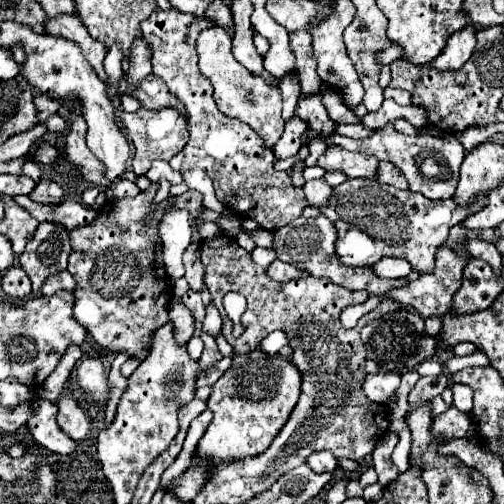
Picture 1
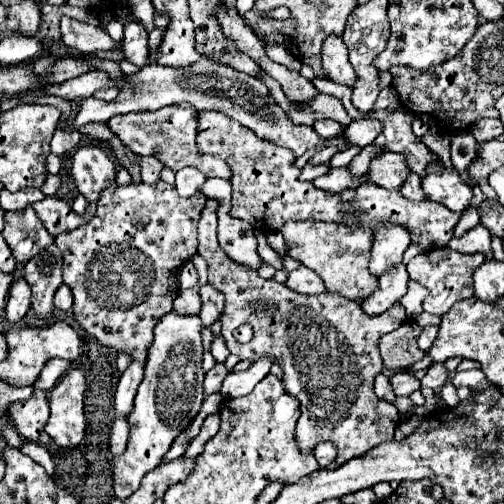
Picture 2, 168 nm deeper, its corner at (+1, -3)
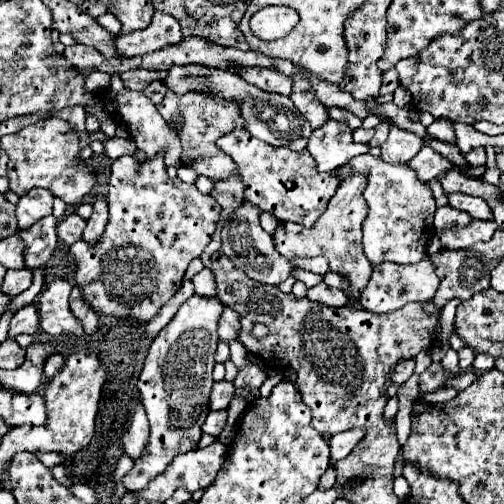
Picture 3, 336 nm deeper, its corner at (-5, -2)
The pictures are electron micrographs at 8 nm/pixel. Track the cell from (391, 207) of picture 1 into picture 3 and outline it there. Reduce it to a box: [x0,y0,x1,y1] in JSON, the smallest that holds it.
[217,129,339,227]

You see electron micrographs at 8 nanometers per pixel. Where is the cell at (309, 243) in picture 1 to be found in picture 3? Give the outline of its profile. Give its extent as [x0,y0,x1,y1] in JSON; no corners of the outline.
[273,173,373,297]

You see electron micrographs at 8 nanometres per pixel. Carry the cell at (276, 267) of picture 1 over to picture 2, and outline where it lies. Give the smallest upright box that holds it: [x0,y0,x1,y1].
[285,266,325,294]

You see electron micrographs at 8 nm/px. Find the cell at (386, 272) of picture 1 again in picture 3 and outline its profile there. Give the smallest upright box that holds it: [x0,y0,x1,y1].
[339,153,435,265]

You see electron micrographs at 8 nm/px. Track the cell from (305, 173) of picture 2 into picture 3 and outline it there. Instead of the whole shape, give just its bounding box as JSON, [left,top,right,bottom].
[307,119,369,171]

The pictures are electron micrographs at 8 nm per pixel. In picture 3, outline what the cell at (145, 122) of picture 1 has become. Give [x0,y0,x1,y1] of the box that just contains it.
[161,91,243,179]

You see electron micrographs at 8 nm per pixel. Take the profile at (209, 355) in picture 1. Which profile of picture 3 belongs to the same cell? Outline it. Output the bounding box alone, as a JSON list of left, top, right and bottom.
[209,381,235,411]

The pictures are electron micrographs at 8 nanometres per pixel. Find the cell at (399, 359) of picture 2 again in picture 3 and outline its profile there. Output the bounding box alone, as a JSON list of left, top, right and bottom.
[391,359,415,385]

